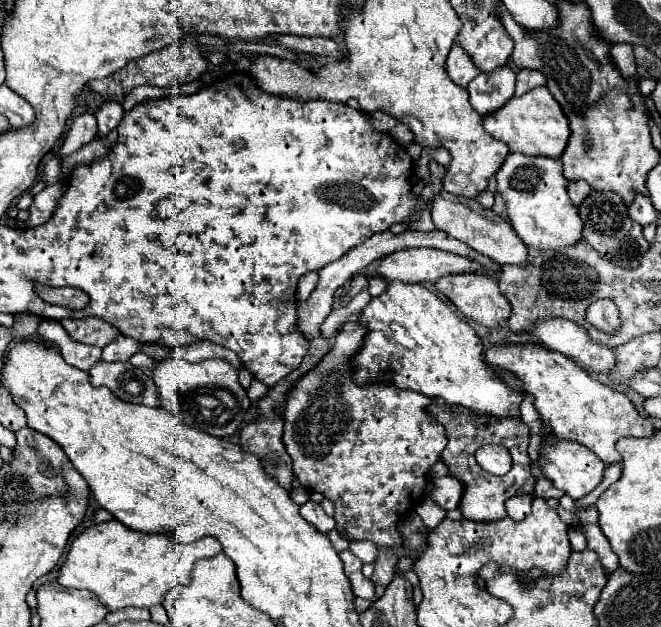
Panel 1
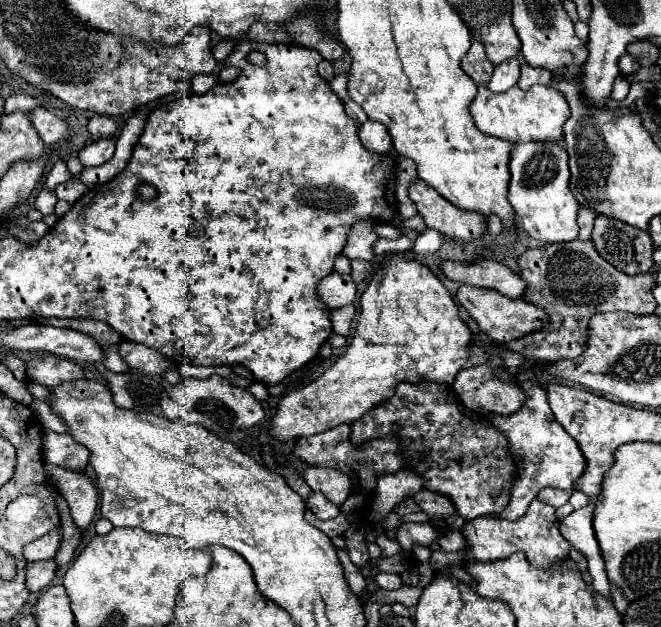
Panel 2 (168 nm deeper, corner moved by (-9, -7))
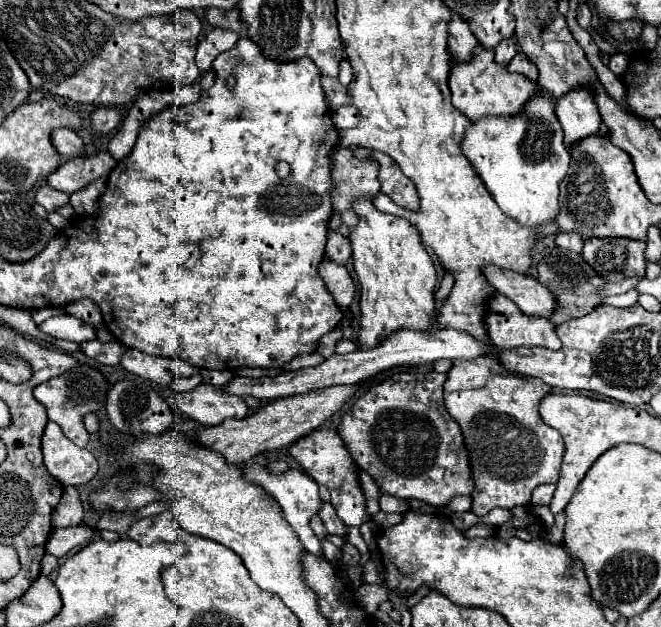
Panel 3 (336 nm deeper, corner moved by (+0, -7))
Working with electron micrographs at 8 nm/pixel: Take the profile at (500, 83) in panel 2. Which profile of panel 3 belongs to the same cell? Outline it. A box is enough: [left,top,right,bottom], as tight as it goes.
[495,37,517,67]

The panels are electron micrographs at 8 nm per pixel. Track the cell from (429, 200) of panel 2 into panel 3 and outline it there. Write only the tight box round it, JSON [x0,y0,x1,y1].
[371,151,419,213]

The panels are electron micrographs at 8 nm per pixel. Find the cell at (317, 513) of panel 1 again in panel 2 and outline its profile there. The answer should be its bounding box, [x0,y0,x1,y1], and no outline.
[306,493,340,521]

